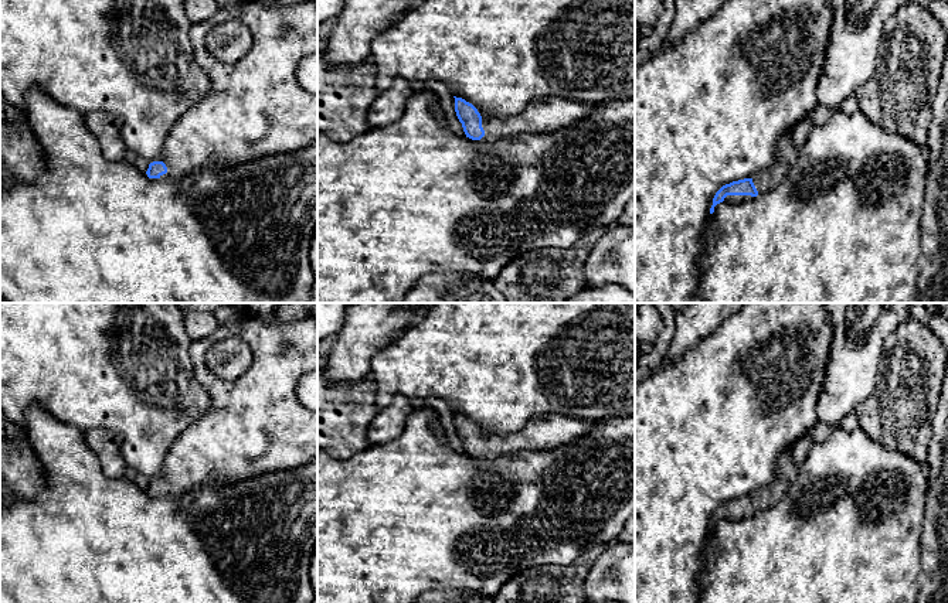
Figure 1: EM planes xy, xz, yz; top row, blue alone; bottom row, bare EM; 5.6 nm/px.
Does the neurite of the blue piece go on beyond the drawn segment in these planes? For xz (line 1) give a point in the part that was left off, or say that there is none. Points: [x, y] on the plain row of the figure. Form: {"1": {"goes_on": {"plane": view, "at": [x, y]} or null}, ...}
{"1": {"goes_on": {"plane": "xz", "at": [546, 432]}}}

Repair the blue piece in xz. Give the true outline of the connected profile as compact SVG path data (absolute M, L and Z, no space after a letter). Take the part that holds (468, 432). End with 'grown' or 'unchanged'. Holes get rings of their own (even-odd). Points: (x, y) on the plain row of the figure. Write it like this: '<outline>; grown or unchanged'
M560 413L536 416L509 435L482 433L462 415L455 415L455 429L466 454L495 459L516 452L541 452L561 447L588 433L598 422Z; grown

